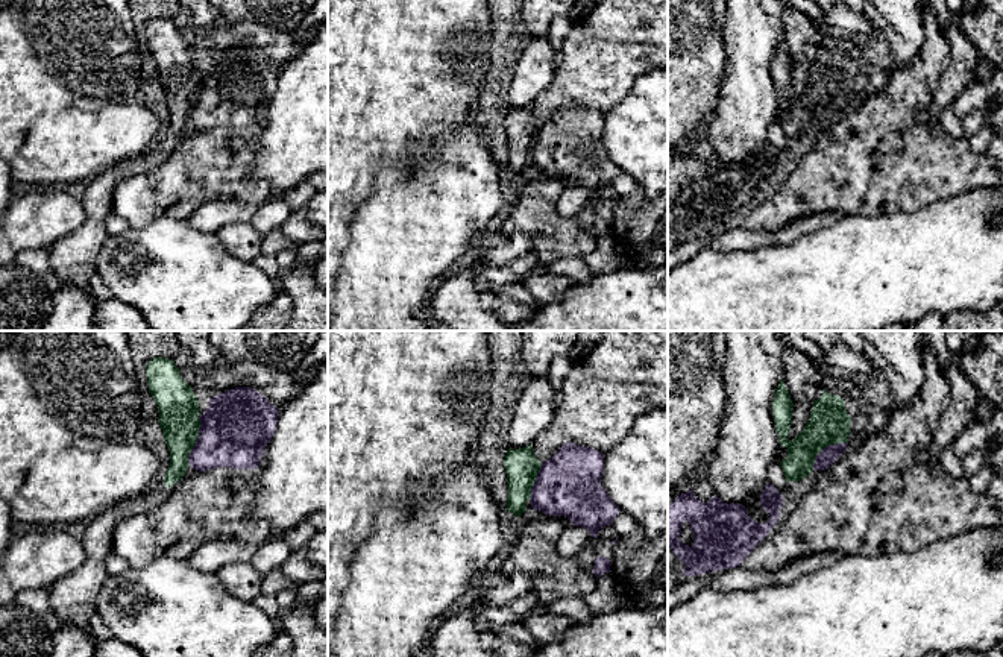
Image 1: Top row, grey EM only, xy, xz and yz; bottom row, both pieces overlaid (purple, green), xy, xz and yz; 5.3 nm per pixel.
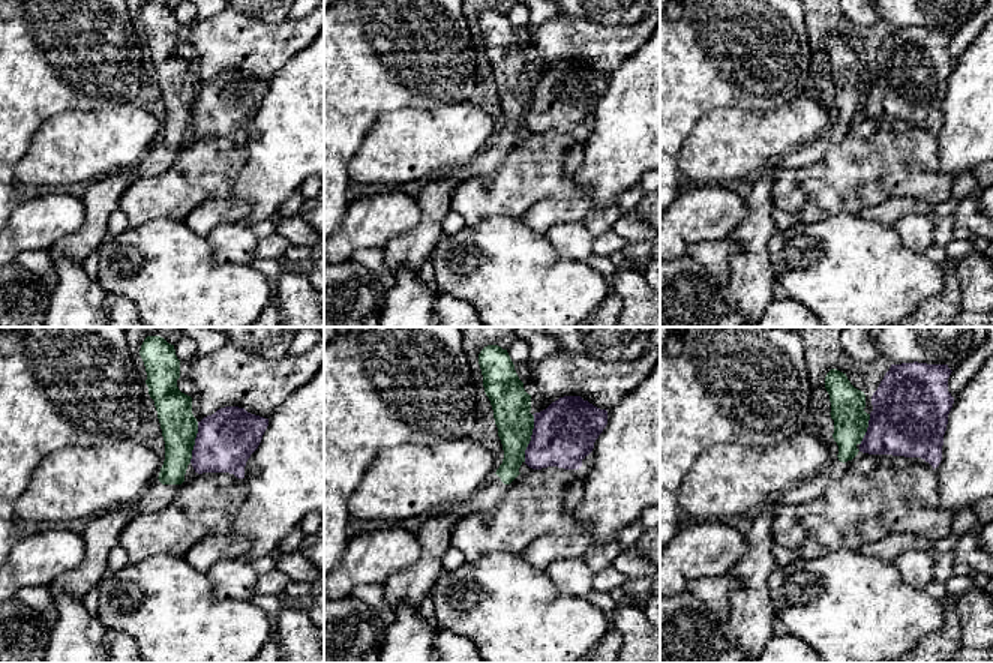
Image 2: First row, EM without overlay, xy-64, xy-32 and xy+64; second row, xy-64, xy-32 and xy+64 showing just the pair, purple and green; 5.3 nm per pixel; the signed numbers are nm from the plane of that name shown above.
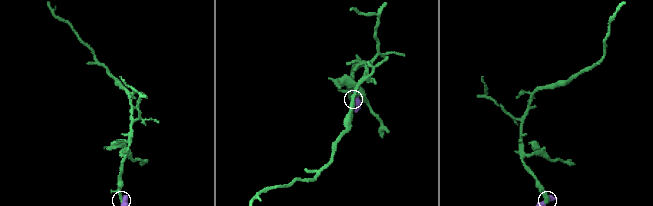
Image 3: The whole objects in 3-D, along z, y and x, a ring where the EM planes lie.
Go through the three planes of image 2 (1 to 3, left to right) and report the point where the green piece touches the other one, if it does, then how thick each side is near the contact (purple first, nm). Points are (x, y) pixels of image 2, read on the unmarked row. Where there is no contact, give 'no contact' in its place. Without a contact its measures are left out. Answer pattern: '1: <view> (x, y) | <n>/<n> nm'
1: xy-64 (195, 107) | 320/190 nm
2: xy-32 (531, 102) | 320/200 nm
3: xy+64 (867, 93) | 400/190 nm

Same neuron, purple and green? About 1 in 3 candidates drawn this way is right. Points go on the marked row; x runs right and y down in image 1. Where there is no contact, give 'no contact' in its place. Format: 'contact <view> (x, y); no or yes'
contact xy (196, 442); no

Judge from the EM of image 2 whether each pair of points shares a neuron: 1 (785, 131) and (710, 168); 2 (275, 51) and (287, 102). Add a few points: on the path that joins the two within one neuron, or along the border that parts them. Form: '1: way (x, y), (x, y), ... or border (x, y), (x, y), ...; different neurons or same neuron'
1: way (767, 135), (737, 141), (728, 150); same neuron
2: border (306, 47), (296, 53), (267, 81); different neurons

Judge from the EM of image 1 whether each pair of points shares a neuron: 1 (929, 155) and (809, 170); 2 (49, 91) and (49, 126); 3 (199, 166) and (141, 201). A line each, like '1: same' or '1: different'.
1: same
2: different
3: same

